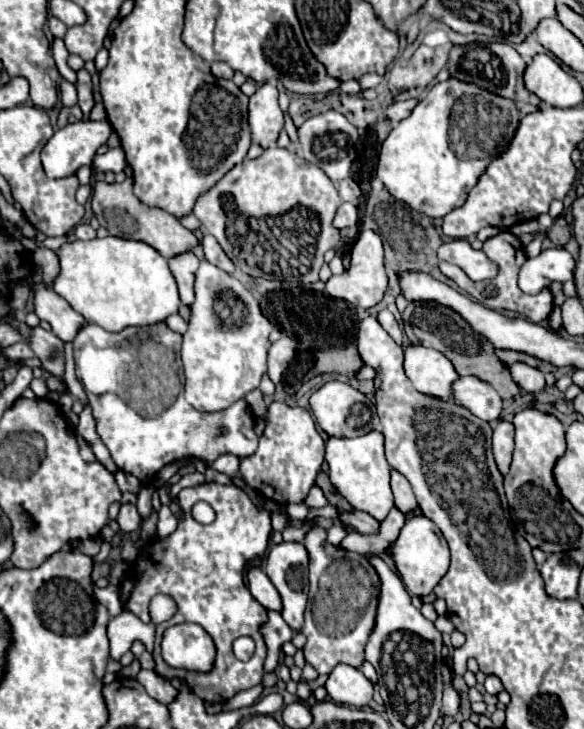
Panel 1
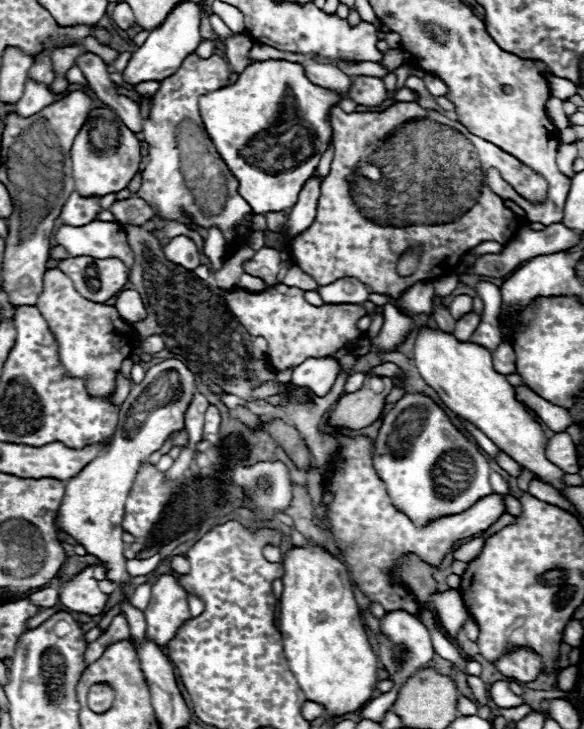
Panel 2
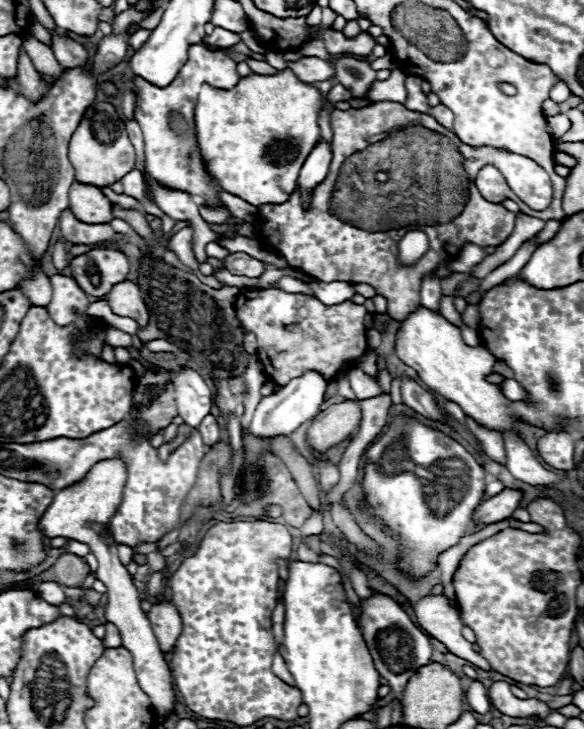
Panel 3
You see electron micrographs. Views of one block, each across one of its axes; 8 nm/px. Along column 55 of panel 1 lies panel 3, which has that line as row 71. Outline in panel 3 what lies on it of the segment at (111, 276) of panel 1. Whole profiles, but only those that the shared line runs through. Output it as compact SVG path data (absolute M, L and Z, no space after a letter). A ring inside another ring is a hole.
M288 68L280 70L276 76L250 74L242 78L232 90L218 90L204 84L194 108L194 126L196 144L200 148L206 172L224 192L230 192L252 206L270 202L280 204L288 200L306 156L320 138L320 128L316 122L320 106L320 92L314 86L300 82Z

